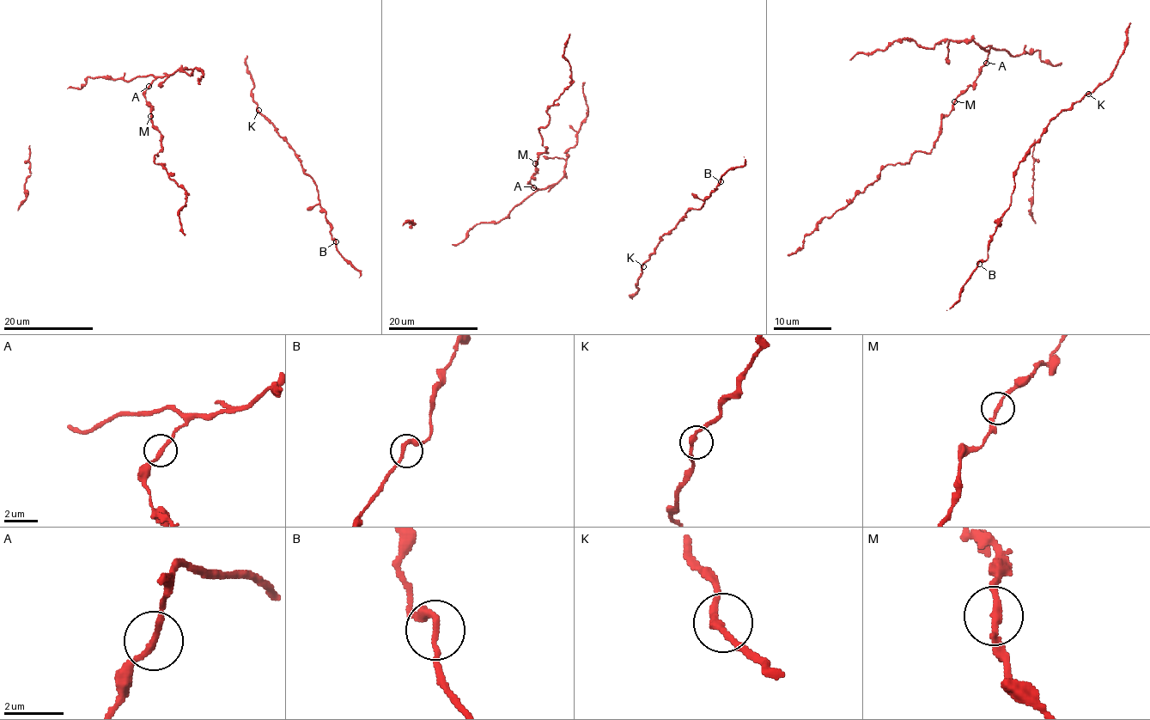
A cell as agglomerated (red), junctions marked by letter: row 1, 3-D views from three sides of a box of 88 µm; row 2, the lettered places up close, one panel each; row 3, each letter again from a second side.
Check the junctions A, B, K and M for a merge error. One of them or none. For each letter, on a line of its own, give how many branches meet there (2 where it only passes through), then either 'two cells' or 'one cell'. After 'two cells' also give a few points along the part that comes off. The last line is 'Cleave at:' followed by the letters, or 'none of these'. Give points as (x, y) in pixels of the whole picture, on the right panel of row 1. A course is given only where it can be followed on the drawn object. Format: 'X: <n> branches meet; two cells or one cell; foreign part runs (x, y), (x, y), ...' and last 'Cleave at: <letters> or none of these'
A: 2 branches meet; one cell
B: 2 branches meet; one cell
K: 2 branches meet; one cell
M: 2 branches meet; one cell
Cleave at: none of these

